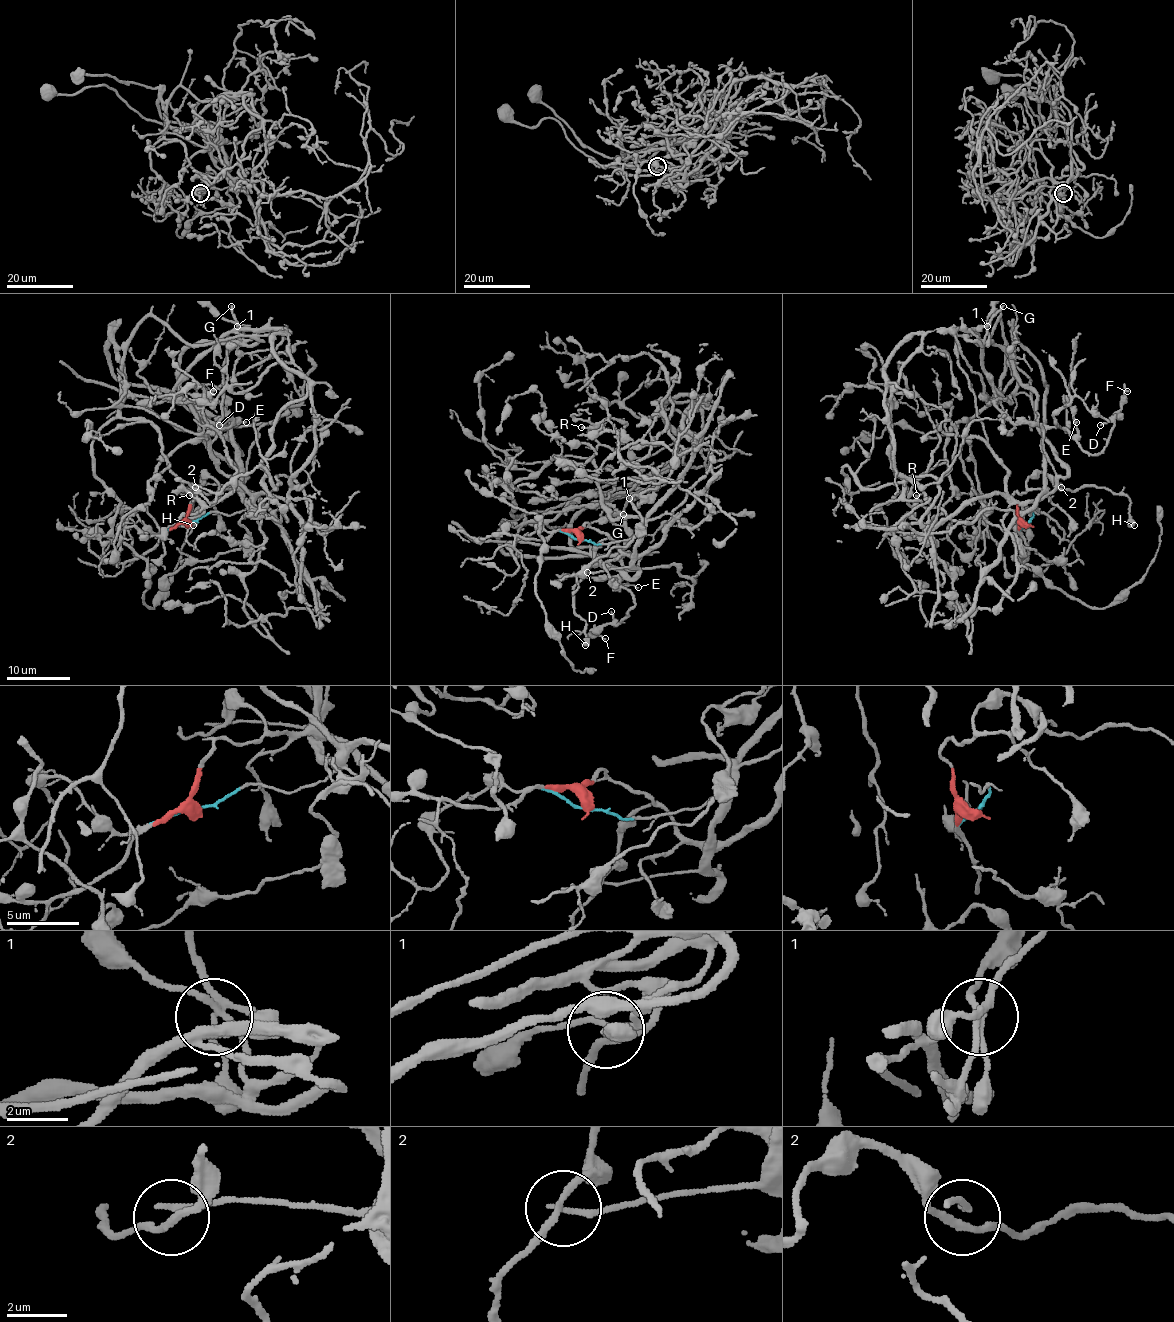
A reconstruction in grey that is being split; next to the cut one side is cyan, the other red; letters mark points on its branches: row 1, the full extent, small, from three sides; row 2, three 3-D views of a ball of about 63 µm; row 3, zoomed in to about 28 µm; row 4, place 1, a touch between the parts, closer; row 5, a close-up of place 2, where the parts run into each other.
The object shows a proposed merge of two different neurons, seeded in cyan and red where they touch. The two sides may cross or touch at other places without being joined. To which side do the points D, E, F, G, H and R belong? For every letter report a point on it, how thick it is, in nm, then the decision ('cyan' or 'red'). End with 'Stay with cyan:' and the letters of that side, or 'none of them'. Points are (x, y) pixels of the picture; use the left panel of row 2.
D: place (219, 425); calibre 110 nm; red
E: place (246, 422); calibre 100 nm; red
F: place (213, 391); calibre 110 nm; red
G: place (231, 306); calibre 200 nm; cyan
H: place (193, 525); calibre 500 nm; red
R: place (189, 495); calibre 120 nm; cyan
Stay with cyan: G, R

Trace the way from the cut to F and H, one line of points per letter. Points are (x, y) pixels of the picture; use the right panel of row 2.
F: (1029, 522), (1011, 495), (1042, 489), (1048, 428), (1065, 428), (1097, 454), (1124, 384), (1128, 392)
H: (1029, 522), (1011, 495), (1045, 473), (1073, 490), (1097, 486), (1128, 495), (1134, 526)

